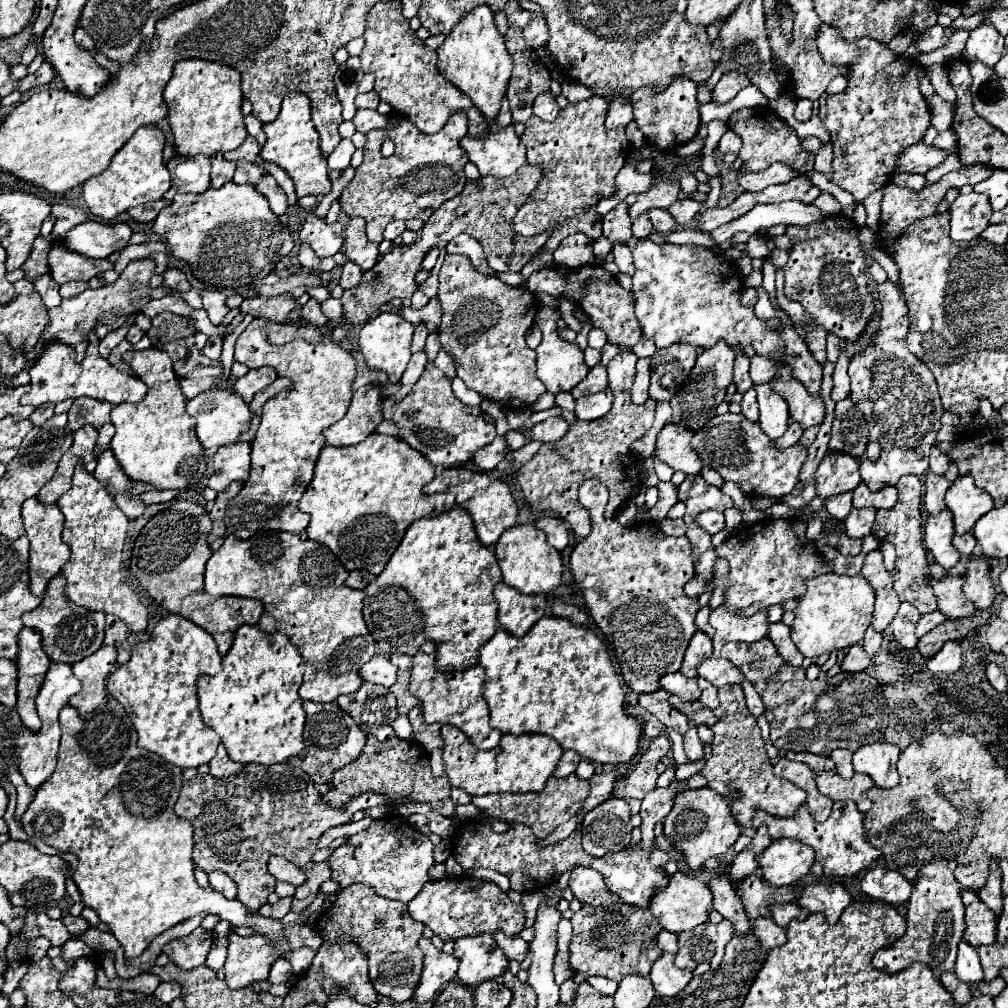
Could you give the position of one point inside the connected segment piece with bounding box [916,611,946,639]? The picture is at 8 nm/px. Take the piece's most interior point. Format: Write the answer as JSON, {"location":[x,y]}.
{"location":[930,620]}

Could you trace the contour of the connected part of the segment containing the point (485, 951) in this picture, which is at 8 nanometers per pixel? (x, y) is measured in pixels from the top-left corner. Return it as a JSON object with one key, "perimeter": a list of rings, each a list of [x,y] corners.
{"perimeter":[[[492,935],[456,939],[454,955],[460,959],[458,979],[466,987],[476,987],[488,979],[494,979],[508,967],[508,959],[496,945]]]}

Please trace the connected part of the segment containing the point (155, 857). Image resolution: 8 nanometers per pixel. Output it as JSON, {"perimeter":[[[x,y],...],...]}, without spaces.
{"perimeter":[[[110,699],[104,707],[98,707],[82,717],[74,707],[66,705],[60,711],[60,729],[62,739],[58,749],[58,765],[52,777],[36,791],[34,801],[22,815],[22,825],[30,839],[40,839],[58,851],[68,851],[78,857],[78,867],[76,873],[72,873],[72,879],[80,889],[82,903],[92,907],[100,921],[110,927],[112,935],[124,947],[126,959],[142,955],[156,935],[204,911],[220,915],[220,919],[230,921],[234,927],[250,927],[254,935],[266,937],[268,943],[282,953],[282,957],[288,957],[292,949],[282,931],[288,923],[298,922],[302,913],[290,911],[282,919],[262,917],[260,913],[252,915],[252,911],[246,911],[238,899],[230,901],[224,895],[220,897],[220,893],[214,889],[206,891],[198,887],[192,861],[194,829],[186,819],[180,819],[174,813],[174,803],[184,783],[182,769],[160,759],[160,755],[138,747],[134,725],[124,707],[116,699]]]}

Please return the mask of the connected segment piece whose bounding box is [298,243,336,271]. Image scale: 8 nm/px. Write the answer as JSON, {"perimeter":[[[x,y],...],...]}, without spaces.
{"perimeter":[[[300,243],[300,247],[298,247],[298,261],[308,271],[330,271],[336,265],[334,257],[330,257],[330,259],[316,257],[316,253],[306,243]]]}

